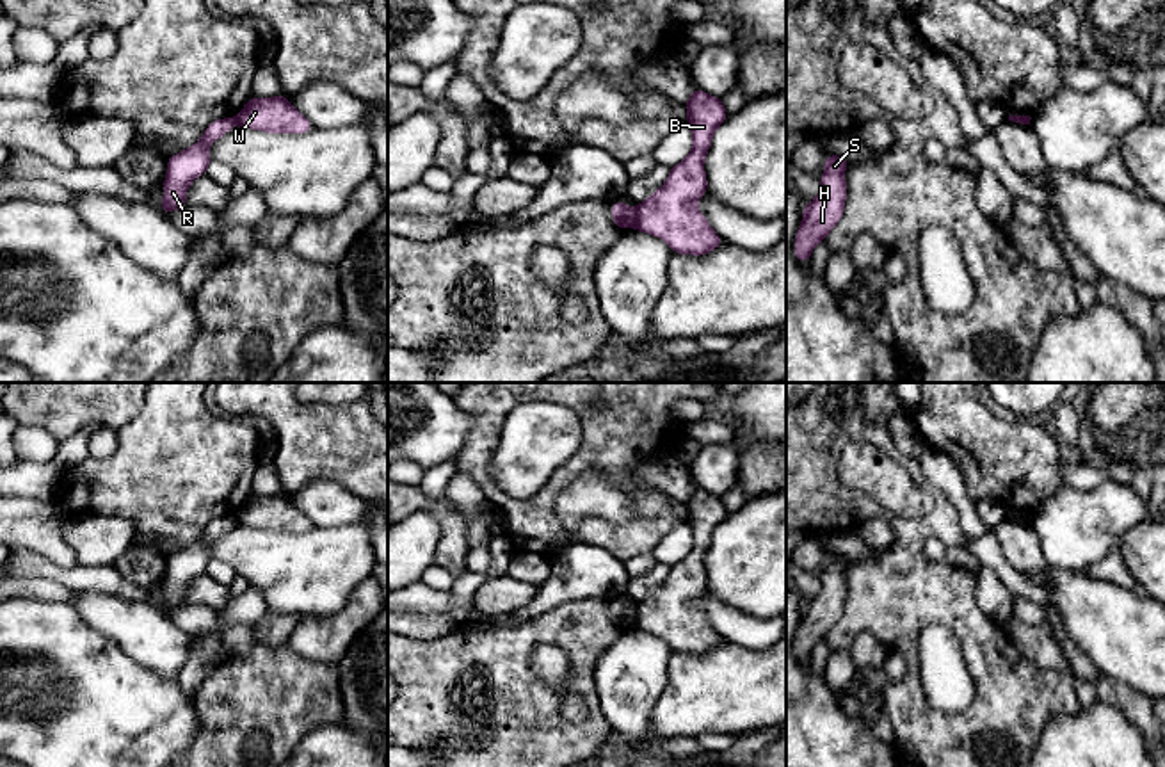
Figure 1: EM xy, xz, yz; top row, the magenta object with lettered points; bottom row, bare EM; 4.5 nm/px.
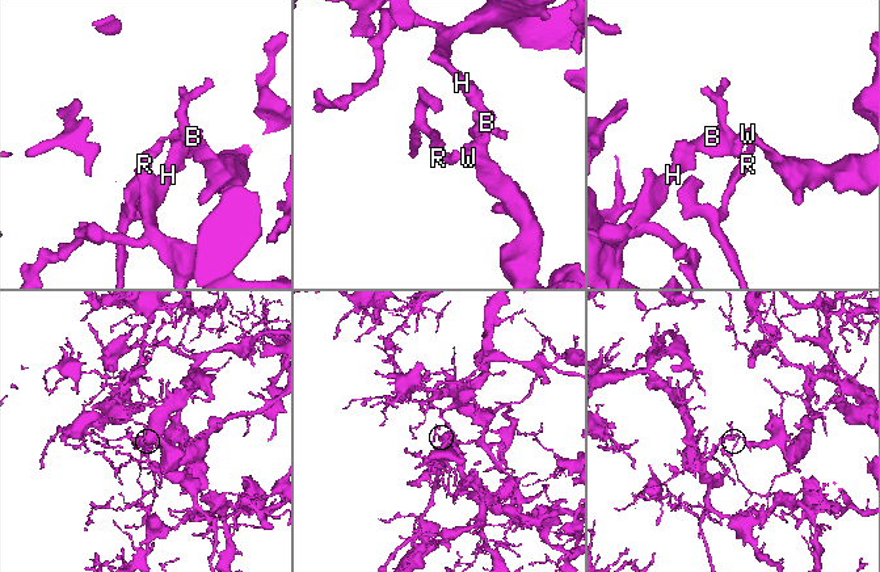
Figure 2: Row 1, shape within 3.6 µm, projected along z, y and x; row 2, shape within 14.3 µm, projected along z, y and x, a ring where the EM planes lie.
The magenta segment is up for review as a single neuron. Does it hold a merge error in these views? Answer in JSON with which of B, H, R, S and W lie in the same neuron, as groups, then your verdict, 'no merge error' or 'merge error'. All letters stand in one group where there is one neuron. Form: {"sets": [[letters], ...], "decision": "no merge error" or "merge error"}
{"sets": [["B", "H", "S", "W"], ["R"]], "decision": "merge error"}

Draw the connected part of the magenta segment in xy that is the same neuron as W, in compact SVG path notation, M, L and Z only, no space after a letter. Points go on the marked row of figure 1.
M286 94L272 98L253 96L237 116L237 123L251 130L276 135L308 133L313 130L311 121L292 107Z

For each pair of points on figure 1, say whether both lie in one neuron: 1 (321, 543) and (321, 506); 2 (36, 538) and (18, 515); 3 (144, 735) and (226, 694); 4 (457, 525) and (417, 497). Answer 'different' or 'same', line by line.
1: different
2: same
3: different
4: same

